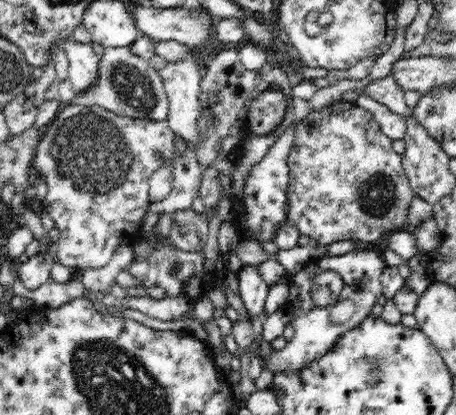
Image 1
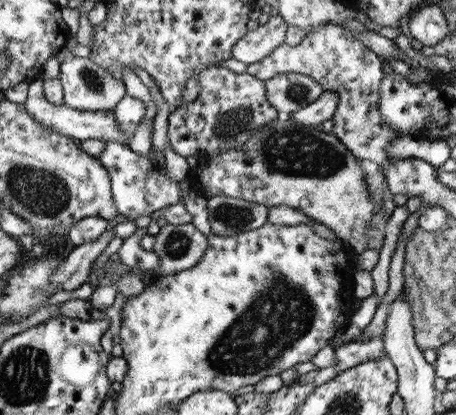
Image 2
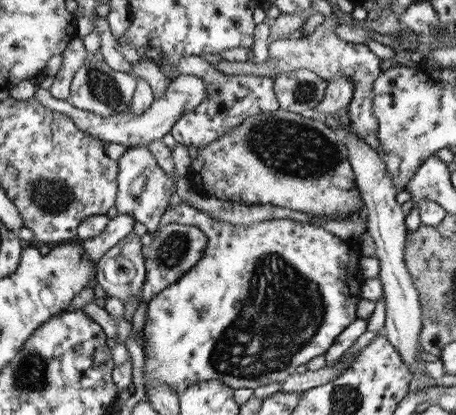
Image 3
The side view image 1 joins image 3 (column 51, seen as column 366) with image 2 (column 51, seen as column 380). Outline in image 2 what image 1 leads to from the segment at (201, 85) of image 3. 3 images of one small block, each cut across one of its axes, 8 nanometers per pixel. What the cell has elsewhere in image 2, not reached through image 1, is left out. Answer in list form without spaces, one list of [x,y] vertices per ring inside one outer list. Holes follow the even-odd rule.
[[[41,78],[29,82],[29,92],[27,92],[27,100],[23,104],[25,112],[37,122],[37,124],[43,124],[47,128],[51,128],[53,132],[57,132],[59,136],[71,136],[79,142],[83,140],[97,140],[97,142],[119,142],[127,148],[131,148],[135,154],[151,154],[151,130],[153,130],[153,120],[147,122],[147,124],[137,124],[135,132],[131,136],[123,134],[119,130],[119,124],[115,120],[113,114],[107,114],[105,110],[99,110],[99,112],[81,112],[81,110],[75,110],[75,108],[67,108],[63,104],[55,106],[55,104],[49,104],[45,102],[43,98],[43,88],[45,88],[45,82]]]

